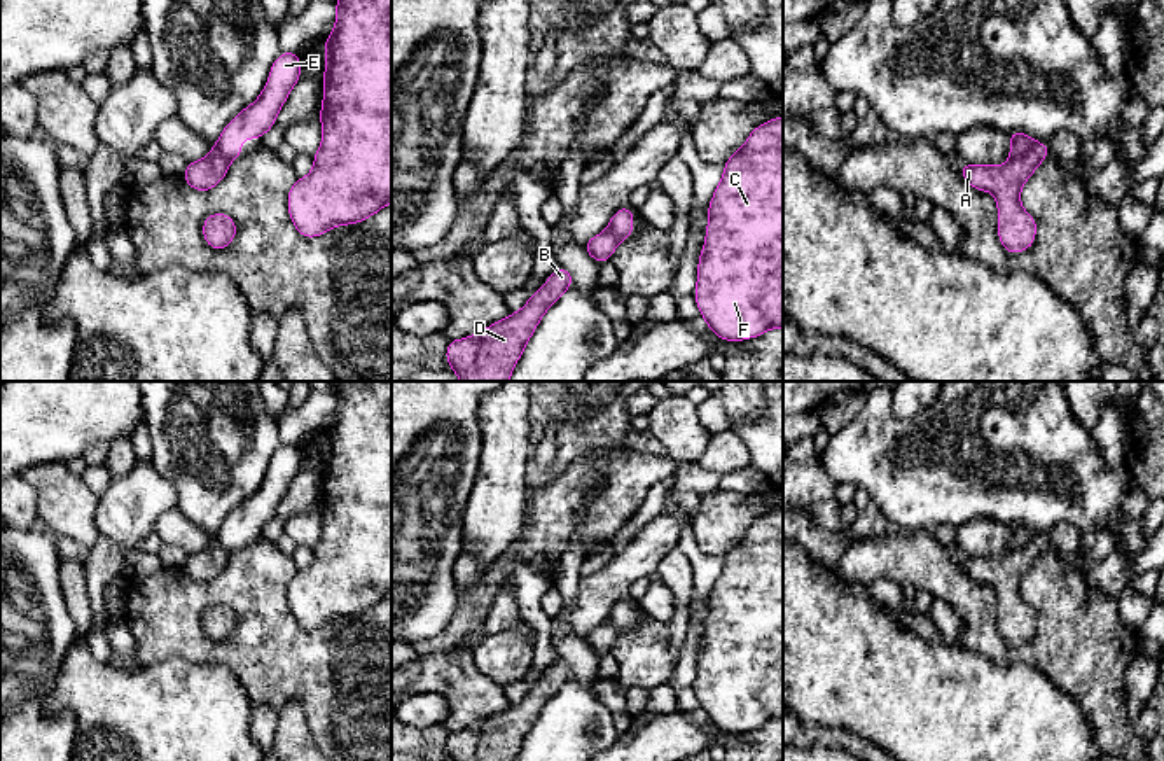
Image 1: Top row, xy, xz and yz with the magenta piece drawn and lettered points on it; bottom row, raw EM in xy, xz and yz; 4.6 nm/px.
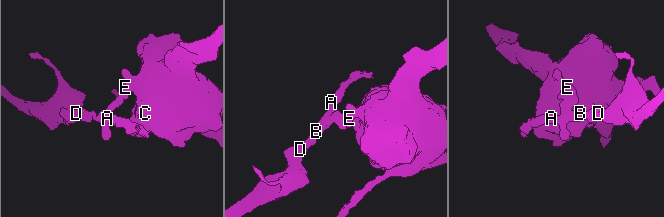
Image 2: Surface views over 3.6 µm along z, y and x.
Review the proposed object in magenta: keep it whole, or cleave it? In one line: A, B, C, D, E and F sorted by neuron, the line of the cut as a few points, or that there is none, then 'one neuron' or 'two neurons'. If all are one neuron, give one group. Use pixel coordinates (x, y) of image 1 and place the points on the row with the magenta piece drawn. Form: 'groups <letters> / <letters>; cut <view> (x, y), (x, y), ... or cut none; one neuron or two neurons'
groups A B D / C E F; cut yz (1037, 142), (1025, 154), (1011, 161); two neurons

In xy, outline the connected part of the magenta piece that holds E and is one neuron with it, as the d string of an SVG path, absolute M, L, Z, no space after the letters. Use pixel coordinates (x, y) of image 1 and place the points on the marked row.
M281 52L271 66L269 80L255 103L241 110L222 131L215 147L232 161L241 156L243 138L262 138L274 126L276 115L288 93L301 79L301 58L297 52Z

